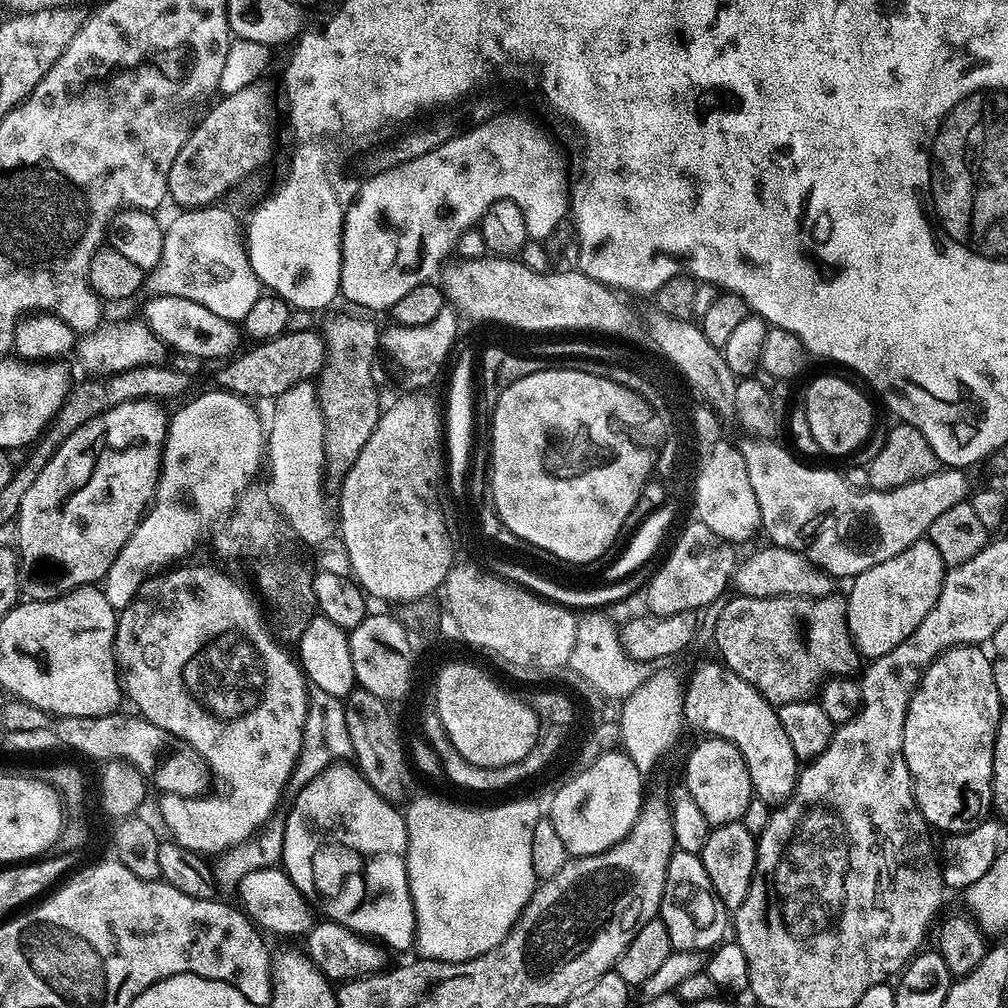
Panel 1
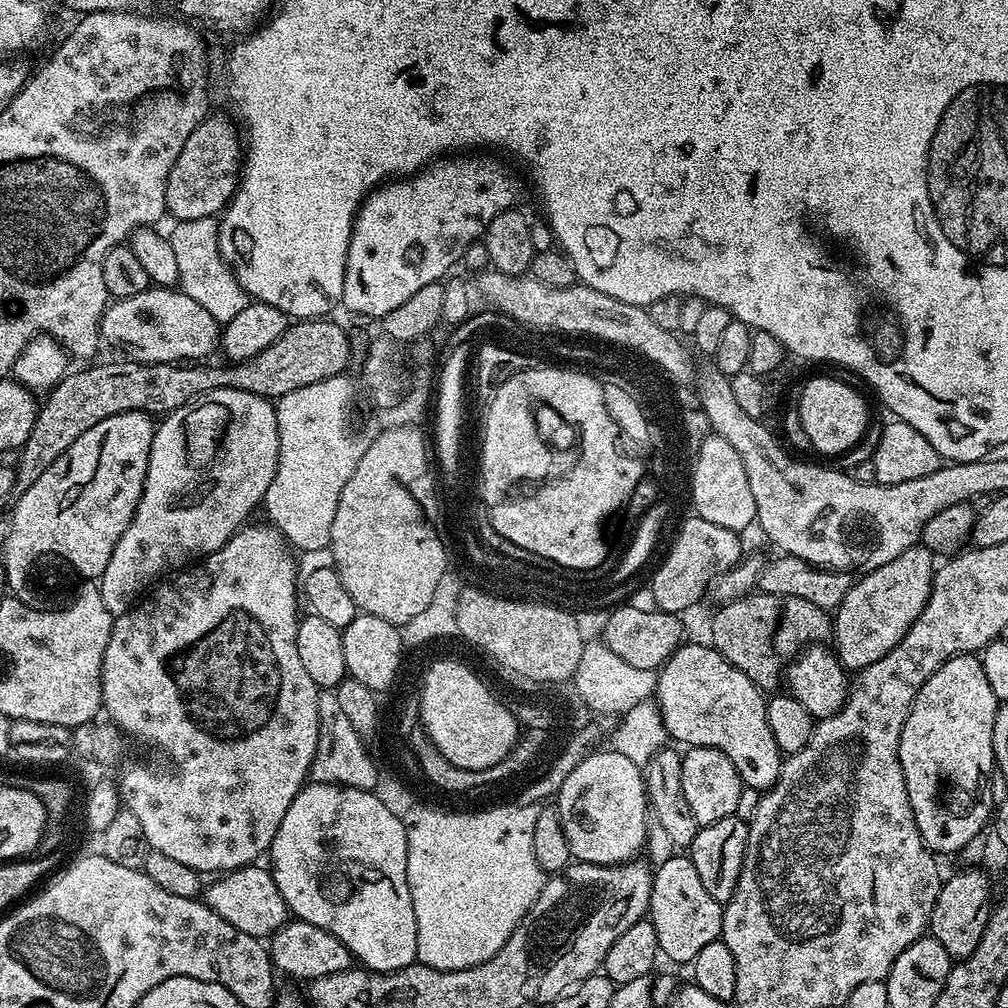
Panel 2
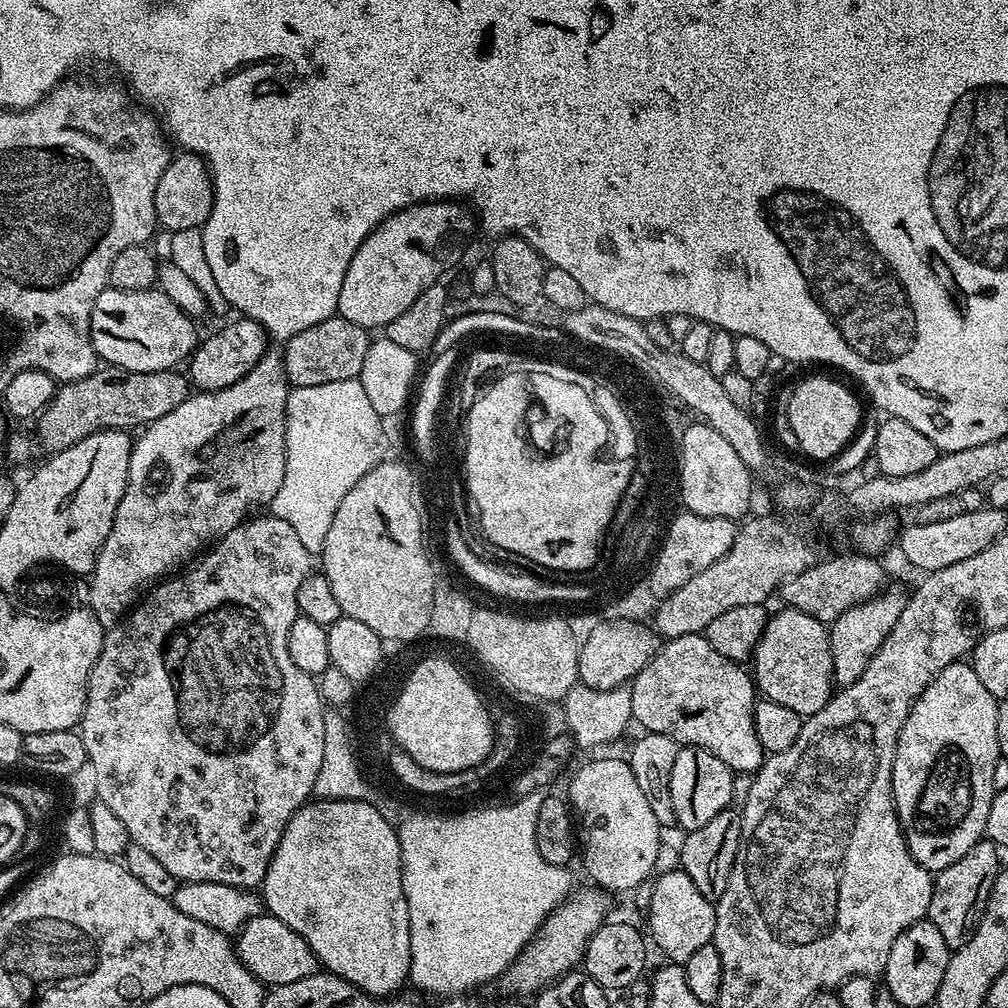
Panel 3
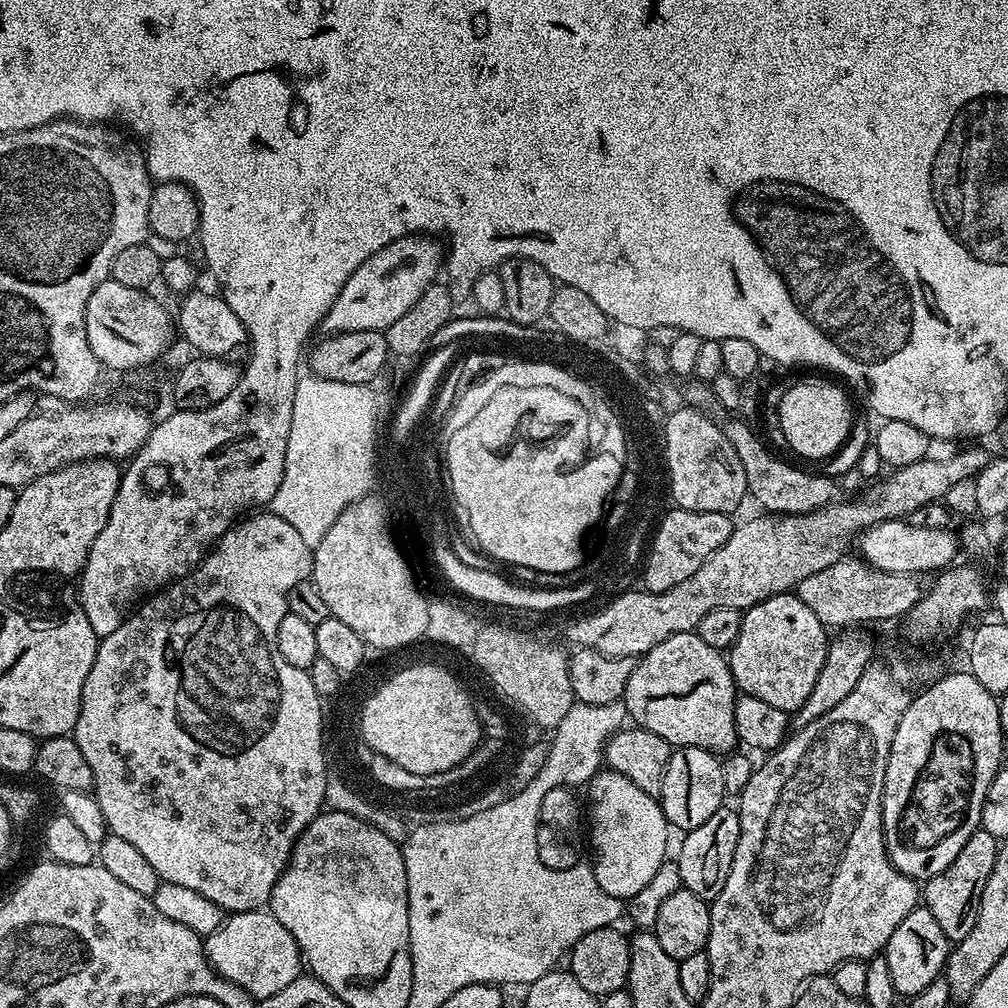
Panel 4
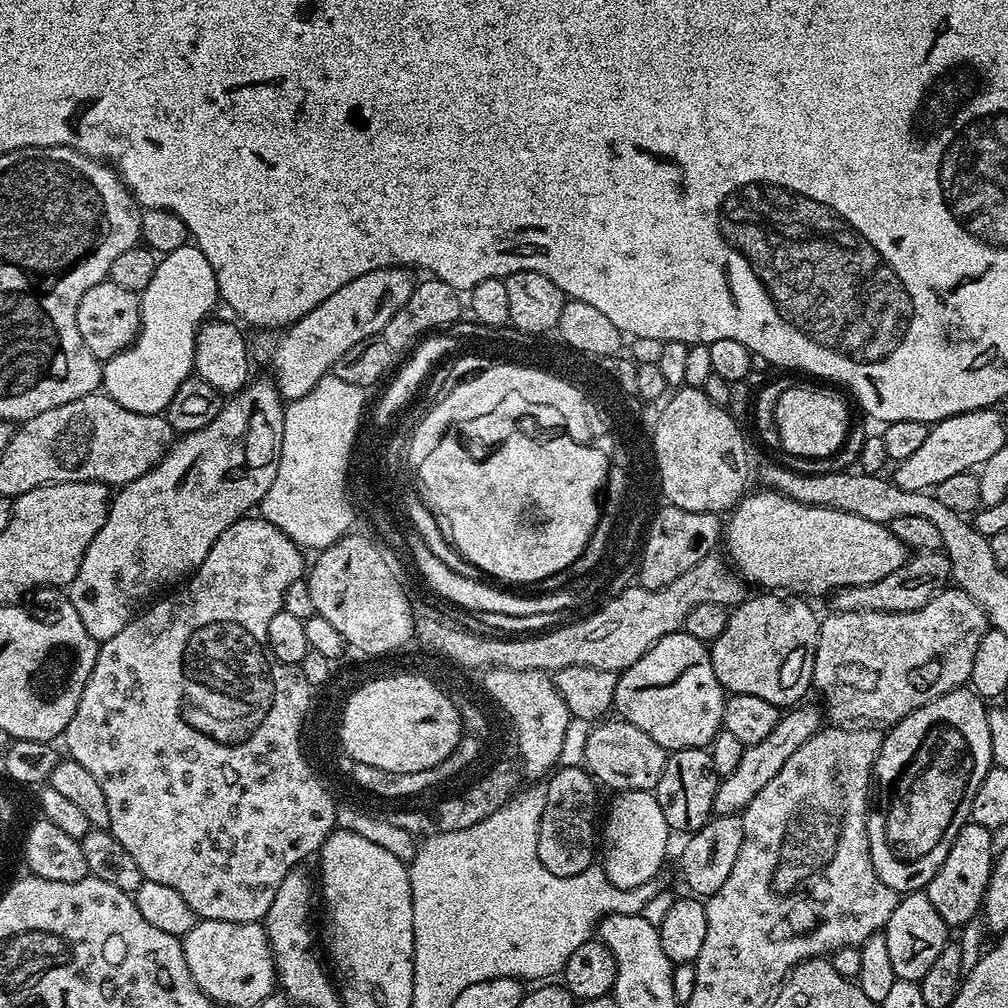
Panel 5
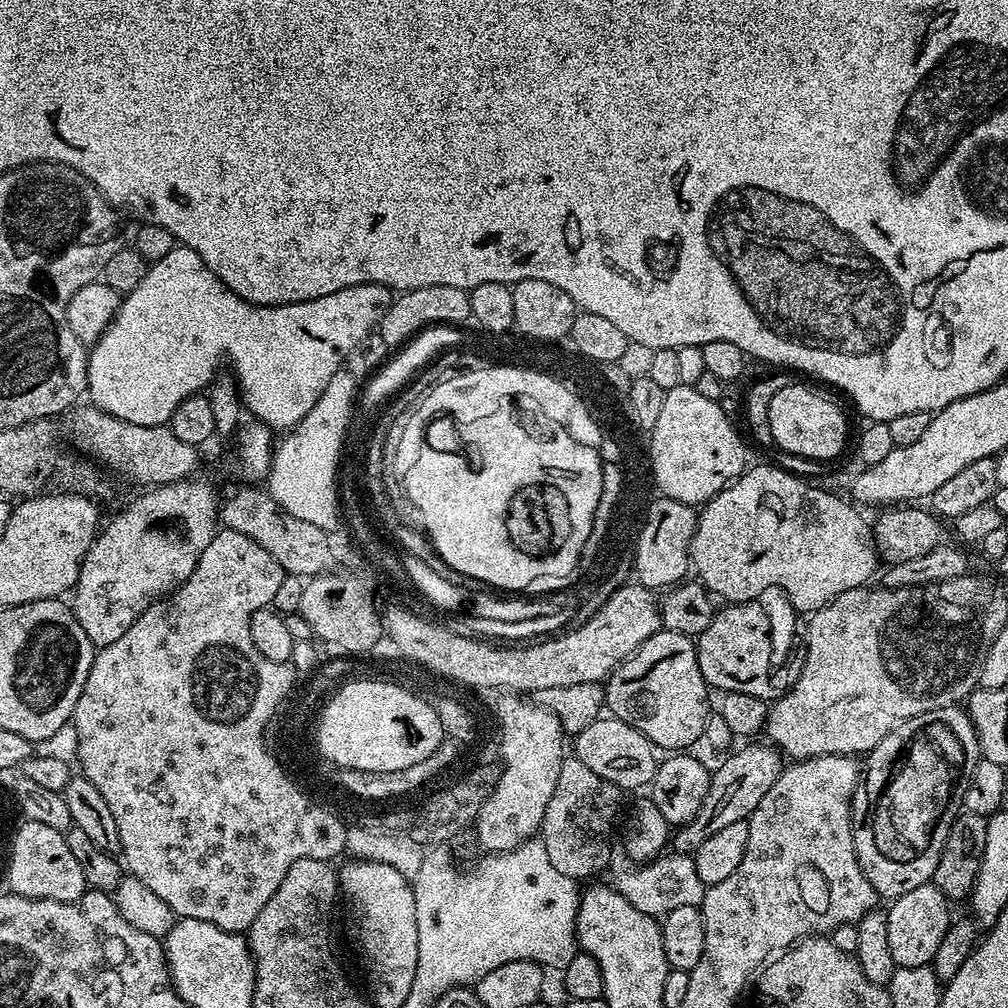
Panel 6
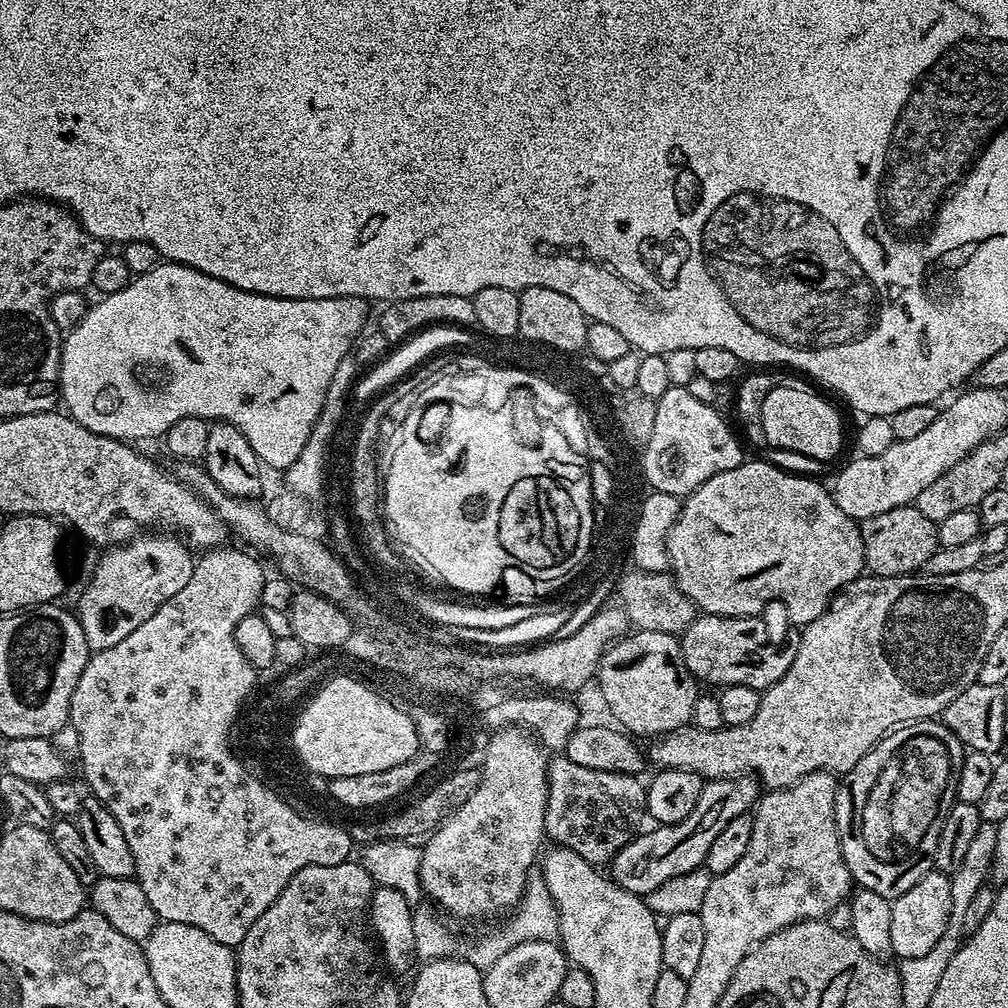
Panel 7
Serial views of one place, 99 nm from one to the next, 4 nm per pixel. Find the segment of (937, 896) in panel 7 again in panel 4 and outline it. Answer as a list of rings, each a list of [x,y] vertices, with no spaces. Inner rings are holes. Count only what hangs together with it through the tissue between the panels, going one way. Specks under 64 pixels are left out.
[[[917,906],[898,922],[890,942],[885,946],[882,955],[890,966],[890,978],[894,978],[894,990],[901,997],[911,998],[922,993],[926,986],[942,976],[944,965],[948,963],[950,942],[942,934],[942,926],[934,919],[934,914],[923,906]]]

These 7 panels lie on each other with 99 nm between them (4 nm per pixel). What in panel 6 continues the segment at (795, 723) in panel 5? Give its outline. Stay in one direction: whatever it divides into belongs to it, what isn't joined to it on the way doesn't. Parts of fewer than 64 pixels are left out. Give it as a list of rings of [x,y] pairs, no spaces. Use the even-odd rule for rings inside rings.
[[[760,742],[745,743],[748,744],[745,748],[737,747],[731,754],[725,755],[721,759],[725,760],[714,768],[706,802],[702,802],[702,810],[698,810],[698,814],[690,823],[677,831],[680,832],[677,836],[675,833],[671,837],[670,844],[675,851],[683,854],[695,853],[696,848],[702,846],[706,838],[710,838],[710,834],[718,834],[718,830],[723,830],[734,822],[747,820],[758,806],[758,802],[766,798],[766,790],[770,790],[770,786],[774,786],[774,782],[778,782],[780,777],[782,756],[771,743],[756,743]]]

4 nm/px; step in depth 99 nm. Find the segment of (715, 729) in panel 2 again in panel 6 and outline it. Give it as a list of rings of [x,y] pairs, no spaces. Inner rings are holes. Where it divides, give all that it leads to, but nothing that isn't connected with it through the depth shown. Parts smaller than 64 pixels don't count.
[[[663,630],[654,633],[613,669],[603,690],[607,711],[612,711],[609,713],[615,719],[634,726],[657,749],[688,750],[704,735],[710,715],[710,689],[698,666],[693,637]]]

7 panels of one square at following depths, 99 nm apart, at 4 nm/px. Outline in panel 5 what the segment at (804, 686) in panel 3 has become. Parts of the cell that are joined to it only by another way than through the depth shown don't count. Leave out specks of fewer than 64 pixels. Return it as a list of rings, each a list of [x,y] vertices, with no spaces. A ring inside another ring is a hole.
[[[760,594],[764,596],[749,595],[741,604],[735,605],[728,613],[728,621],[726,622],[726,630],[722,630],[722,634],[718,634],[716,640],[711,641],[710,651],[712,654],[712,665],[714,666],[714,674],[718,674],[718,682],[724,687],[725,693],[731,694],[754,694],[754,698],[762,698],[766,702],[770,702],[776,708],[781,710],[791,709],[793,706],[799,705],[805,699],[804,696],[810,692],[812,688],[812,669],[809,667],[812,663],[812,657],[816,650],[816,639],[820,633],[820,620],[816,612],[807,604],[809,601],[804,598],[788,598],[792,600],[783,600],[780,594]]]

